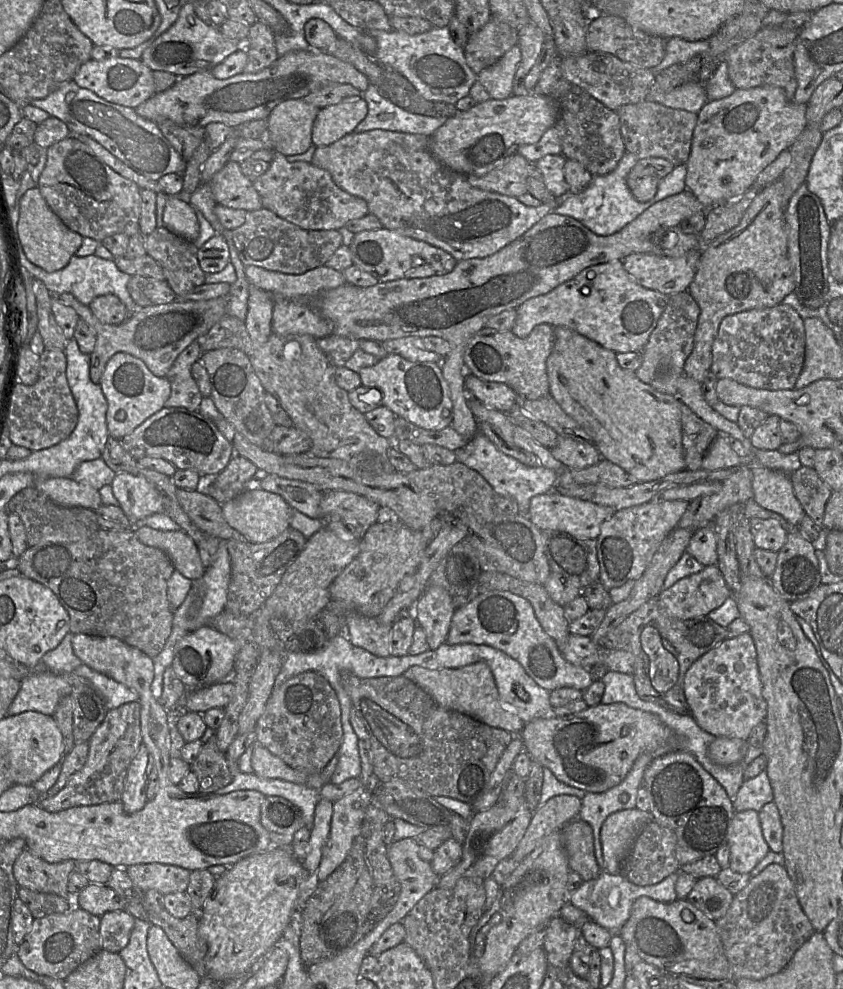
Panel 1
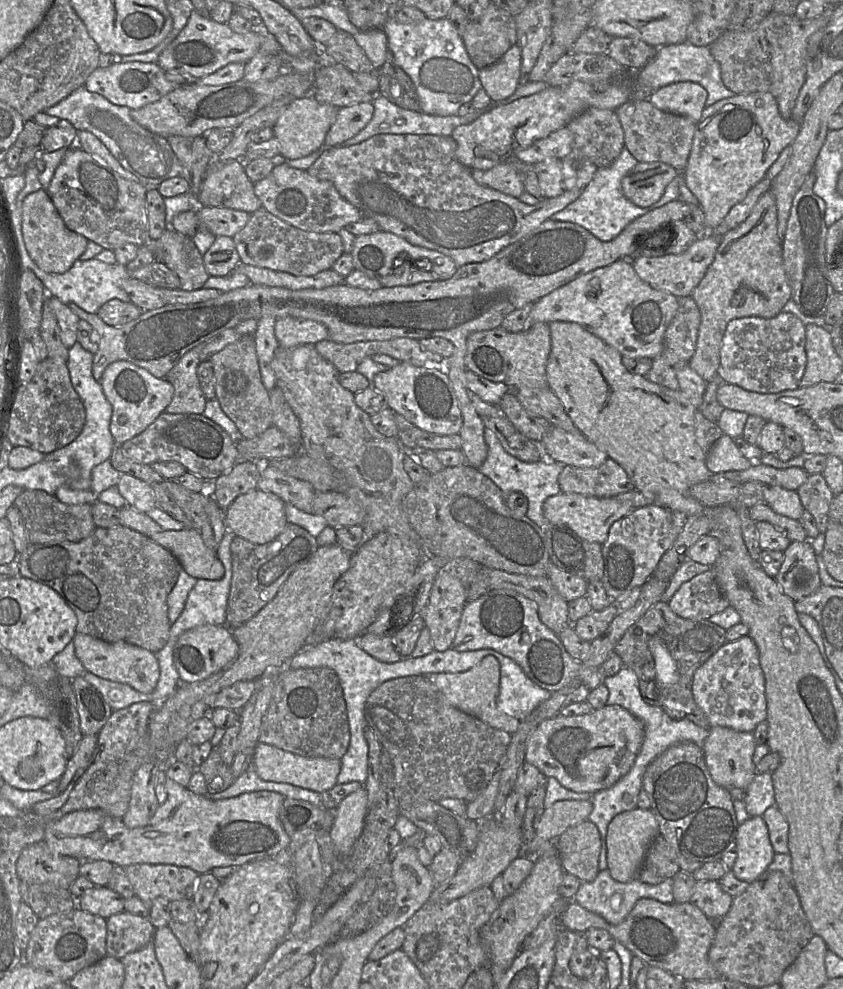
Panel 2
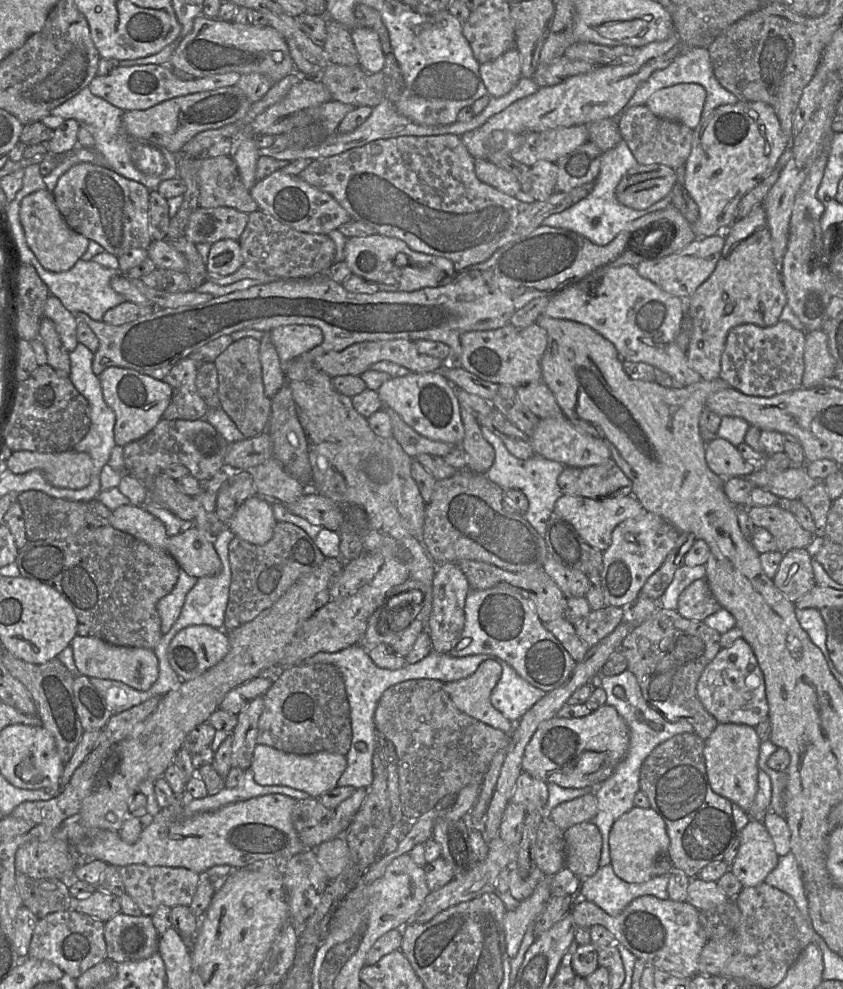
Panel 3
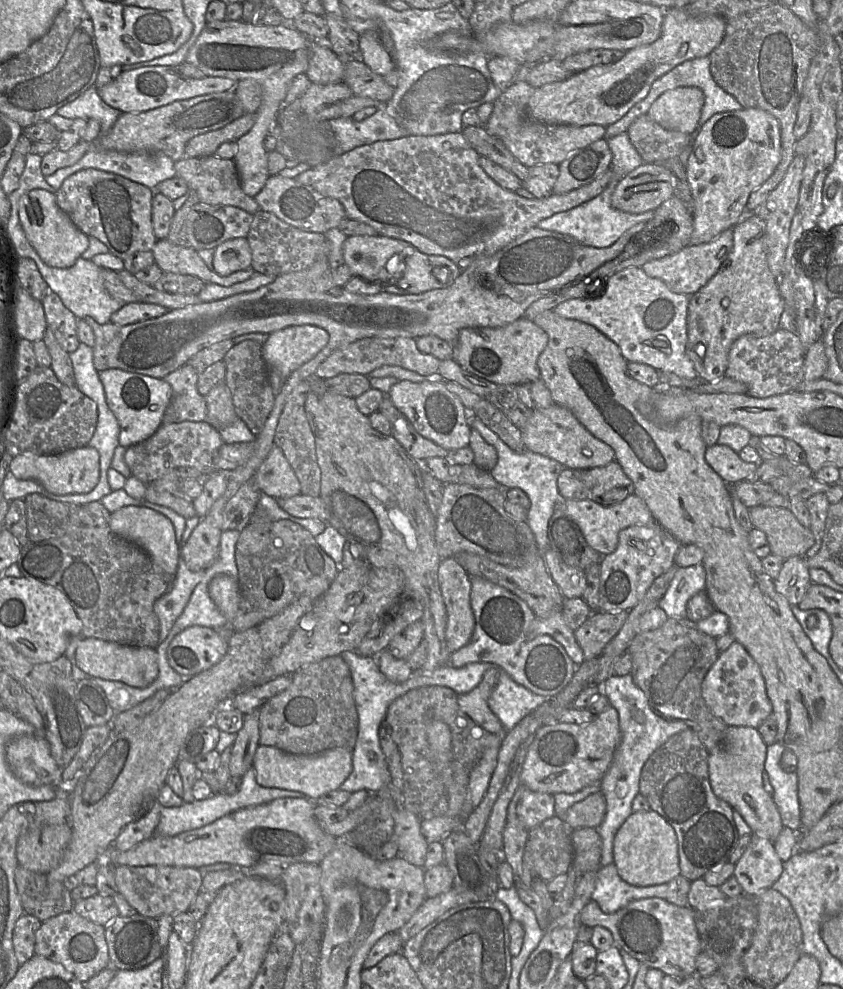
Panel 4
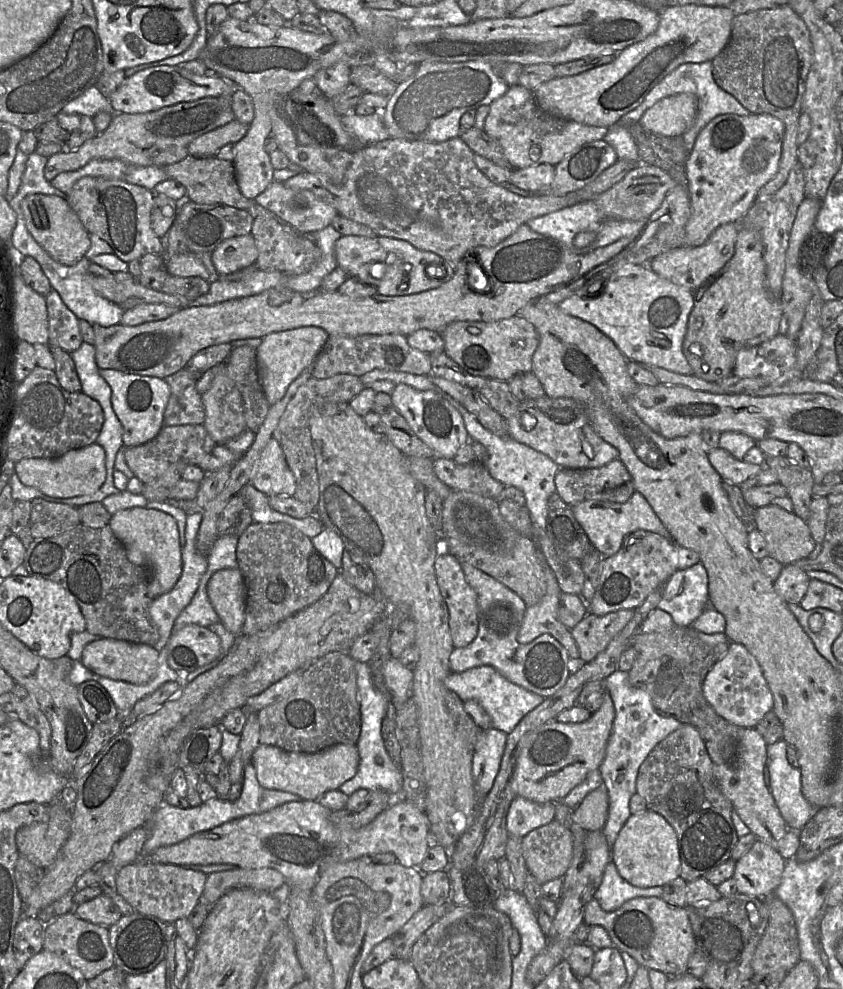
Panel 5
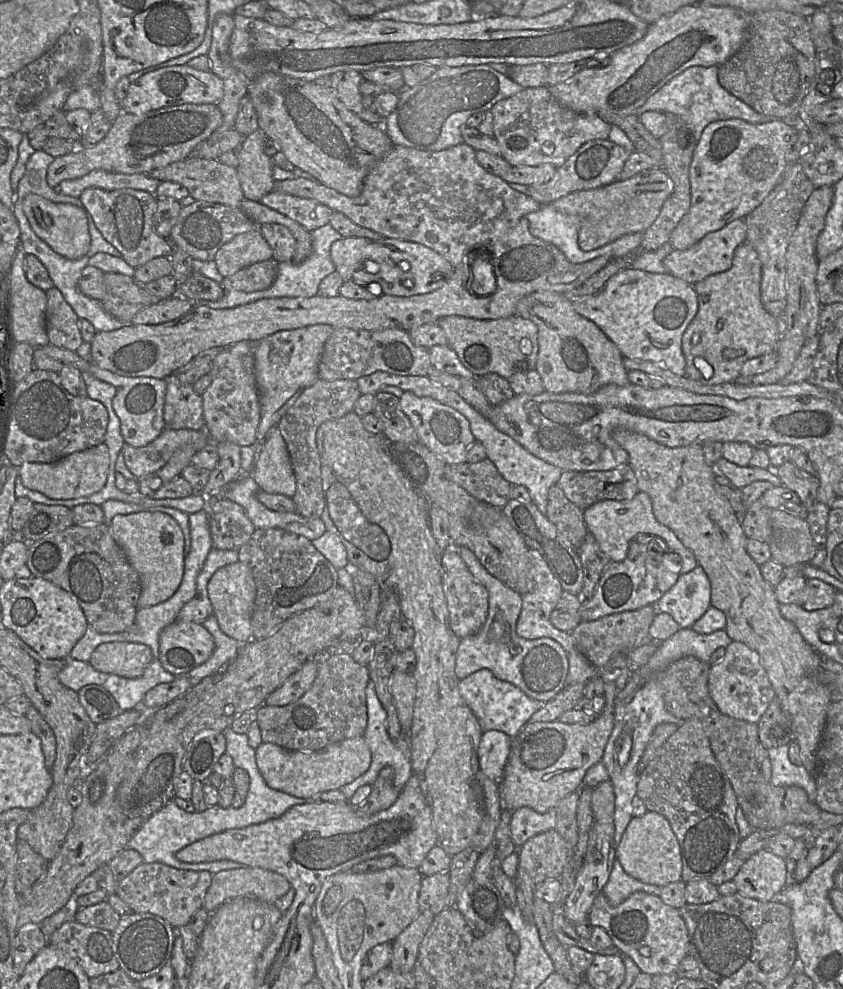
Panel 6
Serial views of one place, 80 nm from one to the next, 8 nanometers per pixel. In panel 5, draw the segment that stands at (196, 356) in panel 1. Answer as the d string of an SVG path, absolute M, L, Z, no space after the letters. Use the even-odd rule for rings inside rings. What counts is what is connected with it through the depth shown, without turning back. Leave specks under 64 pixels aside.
M184 368L165 378L165 381L170 387L170 398L164 412L164 426L204 424L205 409L202 395L196 389L197 379Z

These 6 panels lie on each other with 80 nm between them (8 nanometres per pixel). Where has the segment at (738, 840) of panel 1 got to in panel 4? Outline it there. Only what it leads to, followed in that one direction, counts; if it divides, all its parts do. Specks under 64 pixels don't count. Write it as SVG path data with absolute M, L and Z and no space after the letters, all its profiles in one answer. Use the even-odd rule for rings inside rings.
M752 833L746 851L735 863L733 876L740 884L742 894L756 896L779 879L783 863L773 842Z

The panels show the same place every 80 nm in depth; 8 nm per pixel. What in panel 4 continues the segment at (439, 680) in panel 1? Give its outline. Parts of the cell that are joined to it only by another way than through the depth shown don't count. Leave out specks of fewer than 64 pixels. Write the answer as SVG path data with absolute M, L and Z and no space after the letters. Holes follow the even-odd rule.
M496 668L487 669L480 683L471 691L458 695L458 705L476 723L494 734L505 734L505 729L496 714L490 709L488 698L498 680Z

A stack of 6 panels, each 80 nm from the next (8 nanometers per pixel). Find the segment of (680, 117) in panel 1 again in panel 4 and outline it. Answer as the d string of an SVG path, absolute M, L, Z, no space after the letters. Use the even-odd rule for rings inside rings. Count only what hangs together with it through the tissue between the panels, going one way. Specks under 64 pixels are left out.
M647 114L635 119L627 134L644 163L664 162L679 157L693 140L692 135L663 128Z

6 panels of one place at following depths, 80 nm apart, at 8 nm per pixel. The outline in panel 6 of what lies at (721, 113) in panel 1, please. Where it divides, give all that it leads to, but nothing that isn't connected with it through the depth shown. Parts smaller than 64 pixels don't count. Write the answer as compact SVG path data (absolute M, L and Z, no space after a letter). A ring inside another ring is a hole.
M741 119L719 120L708 124L693 152L689 170L690 208L670 235L674 249L685 250L699 242L710 232L723 228L736 219L744 219L773 191L790 164L790 151L796 143L799 127L782 120L751 124Z

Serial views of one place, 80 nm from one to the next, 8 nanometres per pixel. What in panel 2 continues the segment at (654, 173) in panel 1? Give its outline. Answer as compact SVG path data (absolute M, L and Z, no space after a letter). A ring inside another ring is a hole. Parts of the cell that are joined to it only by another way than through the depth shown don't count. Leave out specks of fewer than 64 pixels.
M638 162L622 178L623 195L639 207L649 207L663 195L667 185L679 174L663 162Z

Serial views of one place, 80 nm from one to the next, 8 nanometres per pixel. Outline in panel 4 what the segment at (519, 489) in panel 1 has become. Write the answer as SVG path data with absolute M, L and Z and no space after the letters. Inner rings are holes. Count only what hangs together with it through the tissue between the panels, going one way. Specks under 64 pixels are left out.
M477 417L469 418L469 426L471 429L476 429L482 438L496 449L497 463L490 470L490 474L499 483L500 487L503 489L520 488L528 496L530 507L527 511L526 522L535 536L539 552L543 554L549 548L547 535L549 519L554 512L555 505L562 499L558 491L557 479L564 466L554 459L527 449L522 452L512 450Z

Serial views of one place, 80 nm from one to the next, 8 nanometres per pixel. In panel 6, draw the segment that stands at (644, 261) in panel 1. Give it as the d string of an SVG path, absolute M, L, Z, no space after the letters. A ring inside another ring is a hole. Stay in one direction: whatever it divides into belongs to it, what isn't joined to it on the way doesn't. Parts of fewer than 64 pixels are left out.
M736 219L723 228L710 232L688 249L674 249L664 259L668 273L694 285L706 277L727 271L732 266L735 249L746 242L747 226L744 219Z

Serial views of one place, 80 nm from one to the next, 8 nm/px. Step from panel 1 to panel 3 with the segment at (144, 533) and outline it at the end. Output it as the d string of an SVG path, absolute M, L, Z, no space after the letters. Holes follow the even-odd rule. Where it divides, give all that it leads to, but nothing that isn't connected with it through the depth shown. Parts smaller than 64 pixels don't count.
M195 526L169 536L165 550L174 557L182 570L198 579L216 577L222 571L222 562L214 543Z

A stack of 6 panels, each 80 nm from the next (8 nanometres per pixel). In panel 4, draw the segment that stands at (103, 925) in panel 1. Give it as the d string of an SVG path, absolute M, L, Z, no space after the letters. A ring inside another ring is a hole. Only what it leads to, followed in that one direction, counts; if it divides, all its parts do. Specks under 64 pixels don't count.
M138 913L117 916L105 926L110 966L117 970L138 970L163 957L157 918Z

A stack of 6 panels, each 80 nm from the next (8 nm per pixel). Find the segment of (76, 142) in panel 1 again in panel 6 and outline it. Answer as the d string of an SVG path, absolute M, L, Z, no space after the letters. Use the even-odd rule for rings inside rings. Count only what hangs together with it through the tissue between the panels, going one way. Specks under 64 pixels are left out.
M91 187L81 193L79 200L105 240L113 245L133 268L157 257L170 258L173 244L153 230L153 215L157 207L157 197L154 194L135 189L106 191Z

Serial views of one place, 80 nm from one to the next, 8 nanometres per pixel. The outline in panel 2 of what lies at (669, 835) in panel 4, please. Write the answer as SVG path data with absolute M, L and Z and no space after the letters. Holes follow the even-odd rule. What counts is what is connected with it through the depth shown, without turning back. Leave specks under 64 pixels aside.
M636 807L616 815L609 823L606 835L607 869L612 878L622 883L636 880L647 851L659 834L659 826L651 809Z

